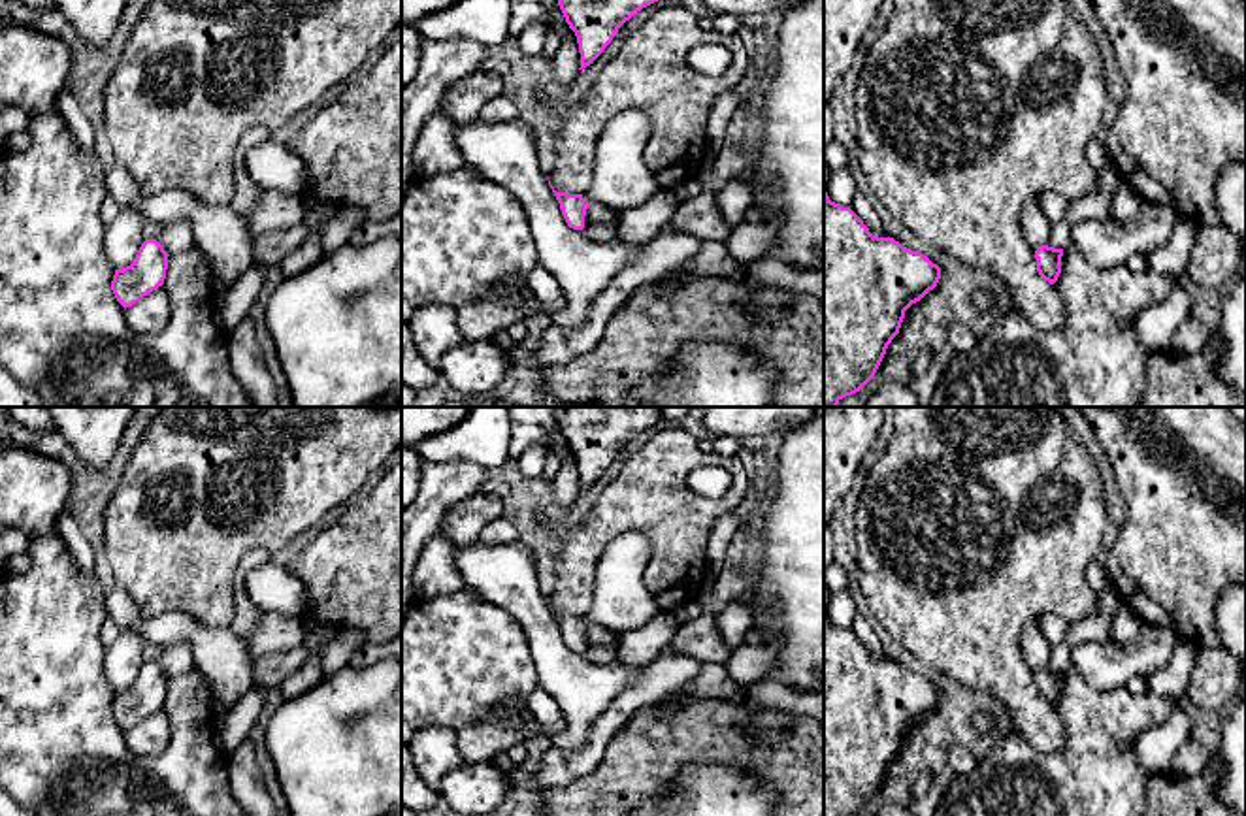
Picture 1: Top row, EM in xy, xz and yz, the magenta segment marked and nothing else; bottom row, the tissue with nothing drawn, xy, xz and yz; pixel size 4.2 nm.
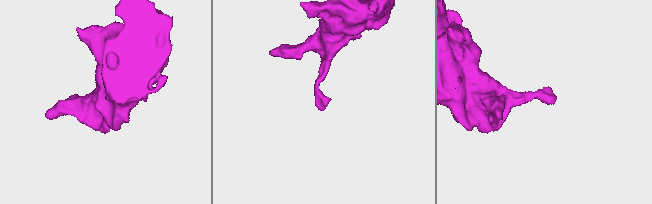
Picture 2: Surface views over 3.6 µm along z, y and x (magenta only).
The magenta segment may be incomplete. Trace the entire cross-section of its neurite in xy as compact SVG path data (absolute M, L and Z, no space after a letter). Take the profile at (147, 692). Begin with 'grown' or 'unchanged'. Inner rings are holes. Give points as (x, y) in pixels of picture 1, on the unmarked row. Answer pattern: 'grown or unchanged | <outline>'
grown | M189 641L162 646L155 661L145 661L130 688L115 692L111 712L126 731L164 707L168 678L194 669Z

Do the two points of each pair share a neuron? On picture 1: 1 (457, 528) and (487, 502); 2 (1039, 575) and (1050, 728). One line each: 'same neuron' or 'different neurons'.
1: same neuron
2: same neuron

